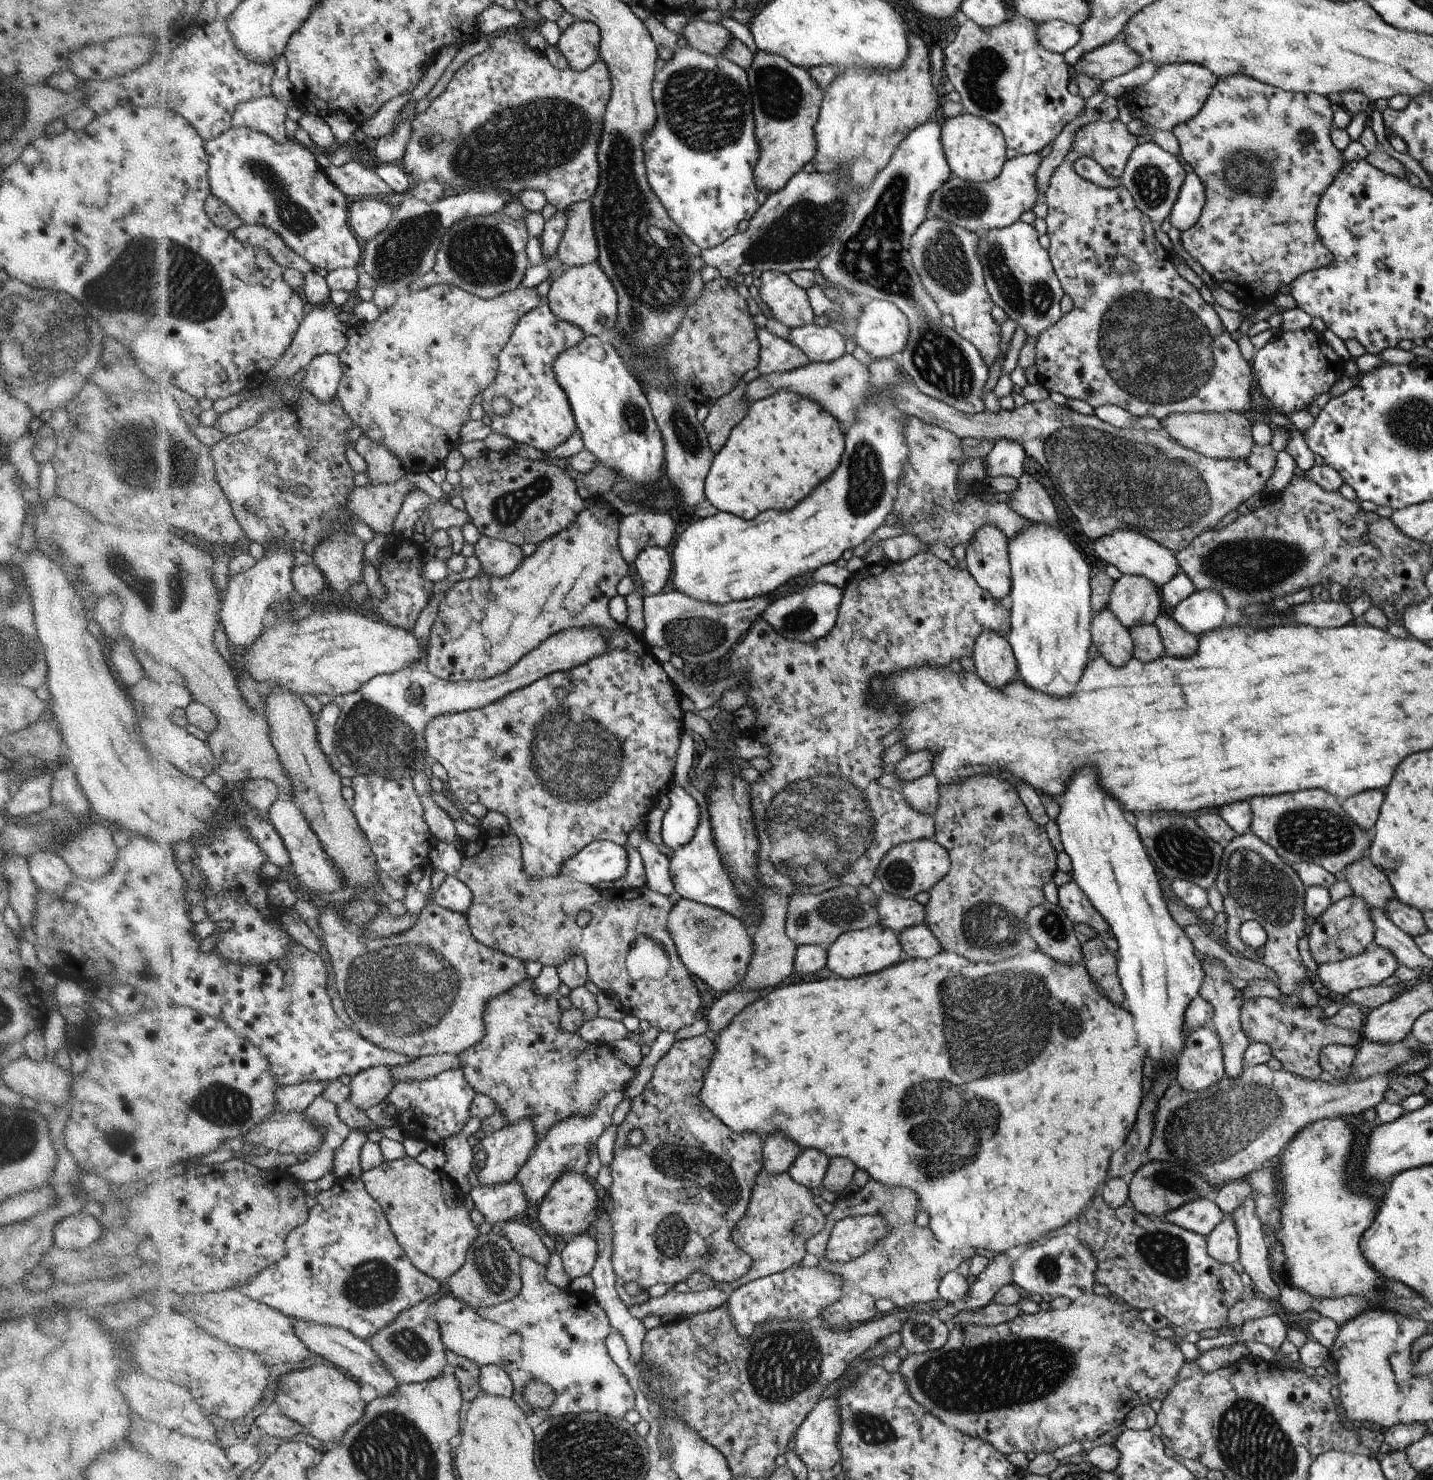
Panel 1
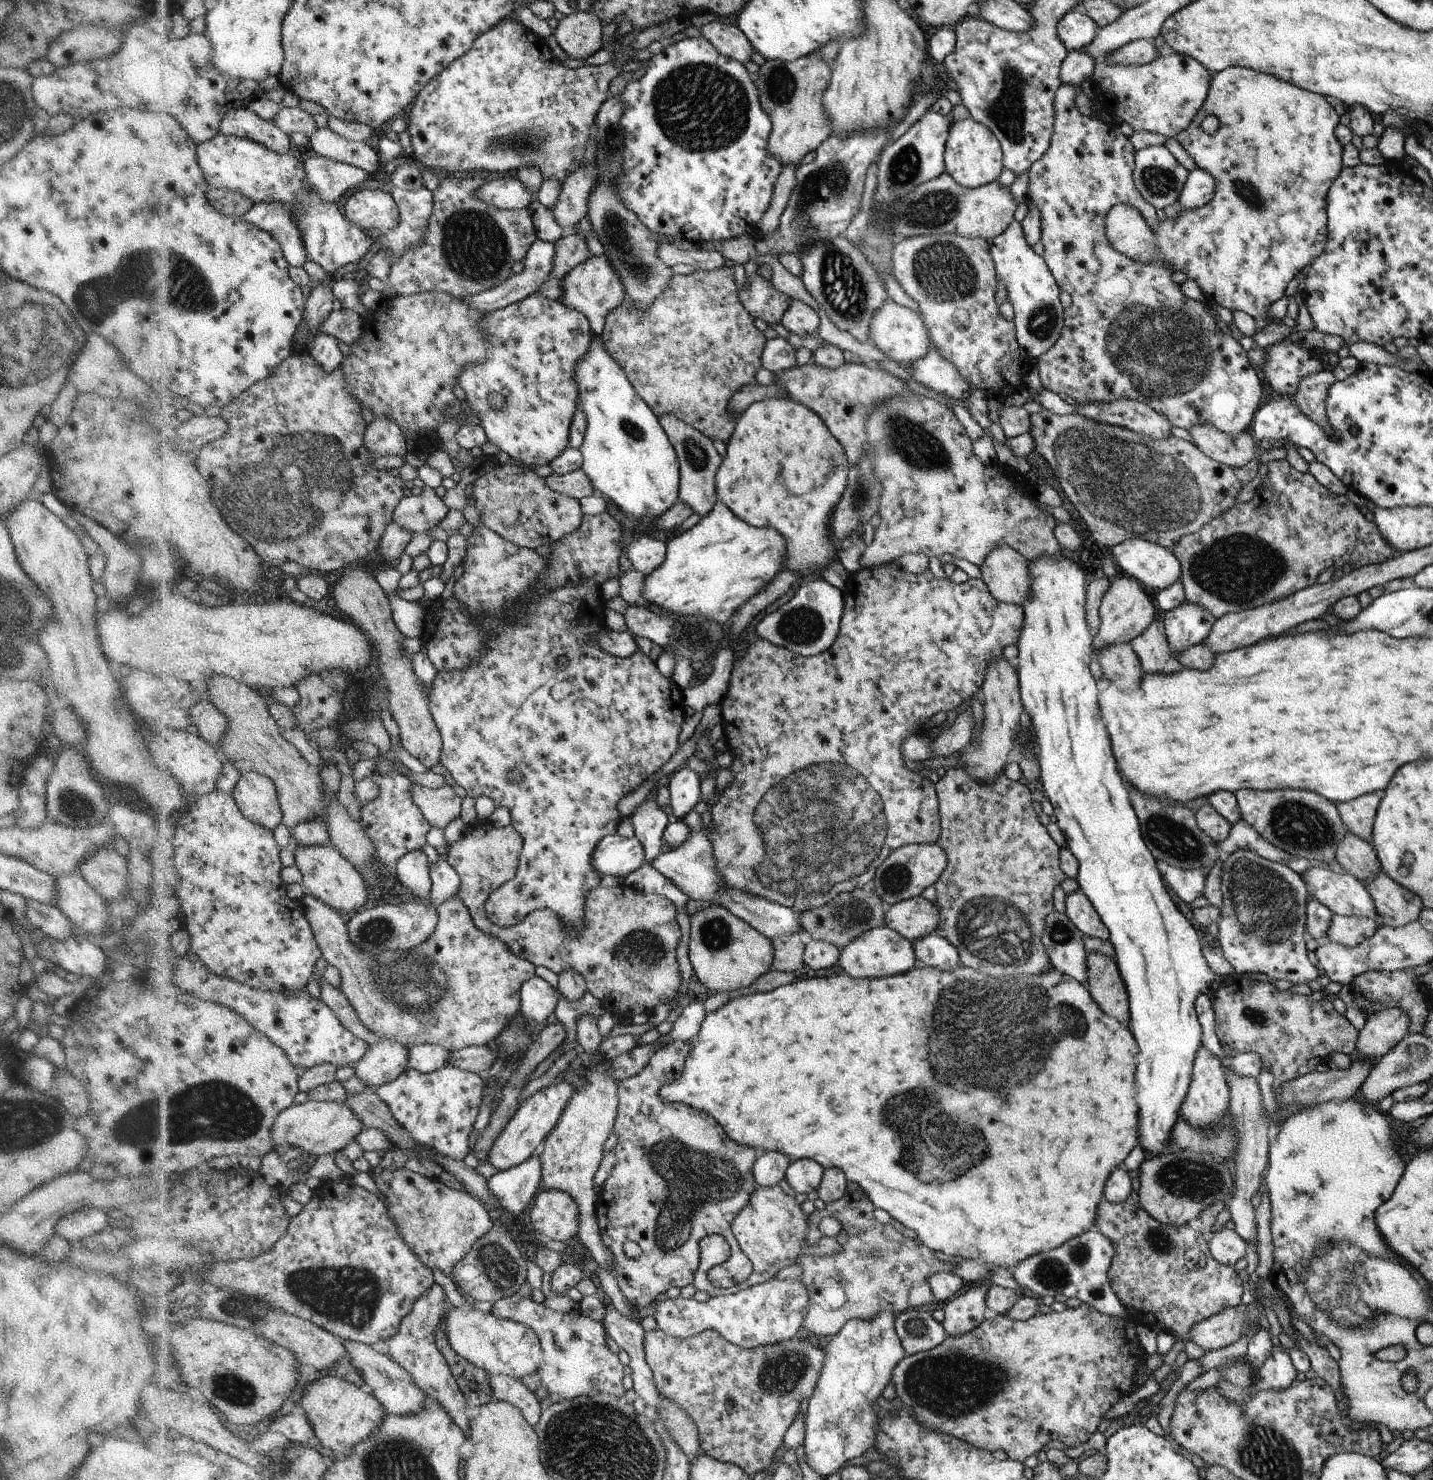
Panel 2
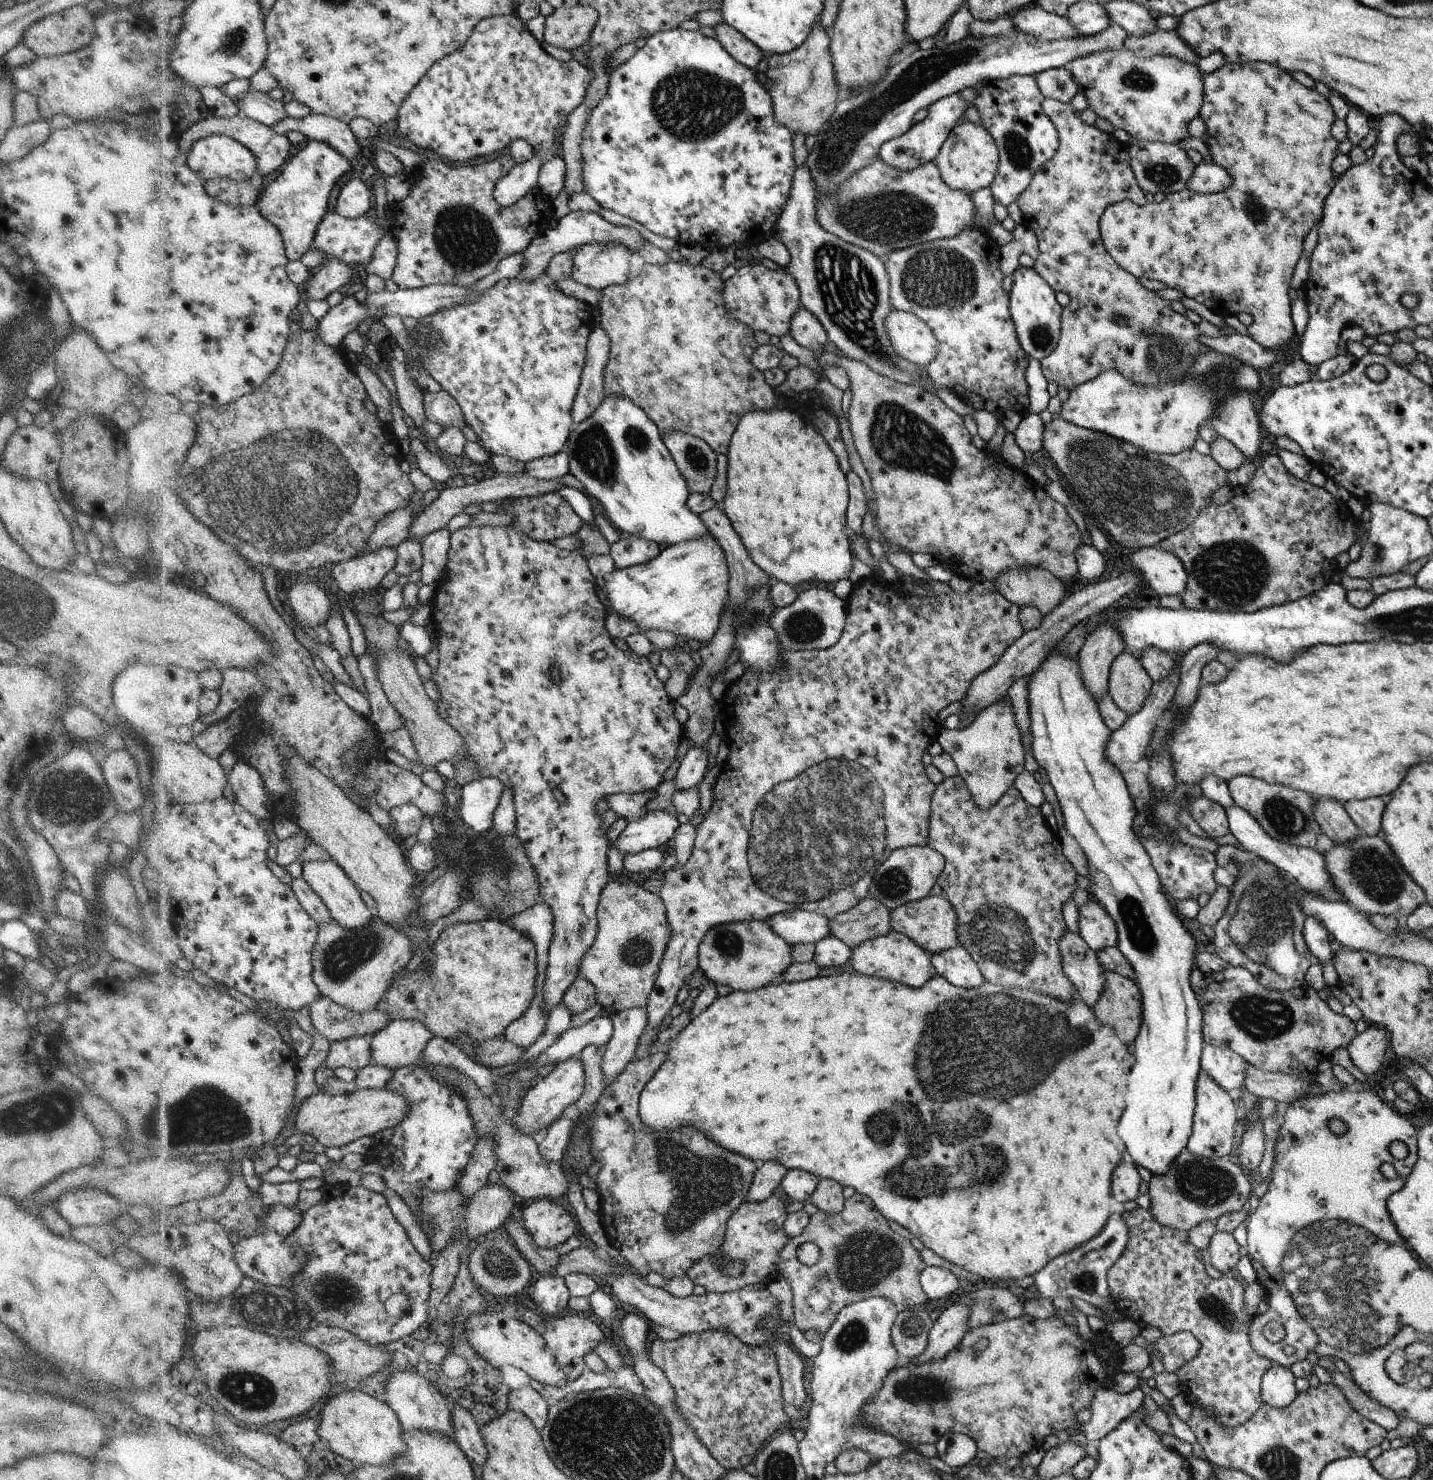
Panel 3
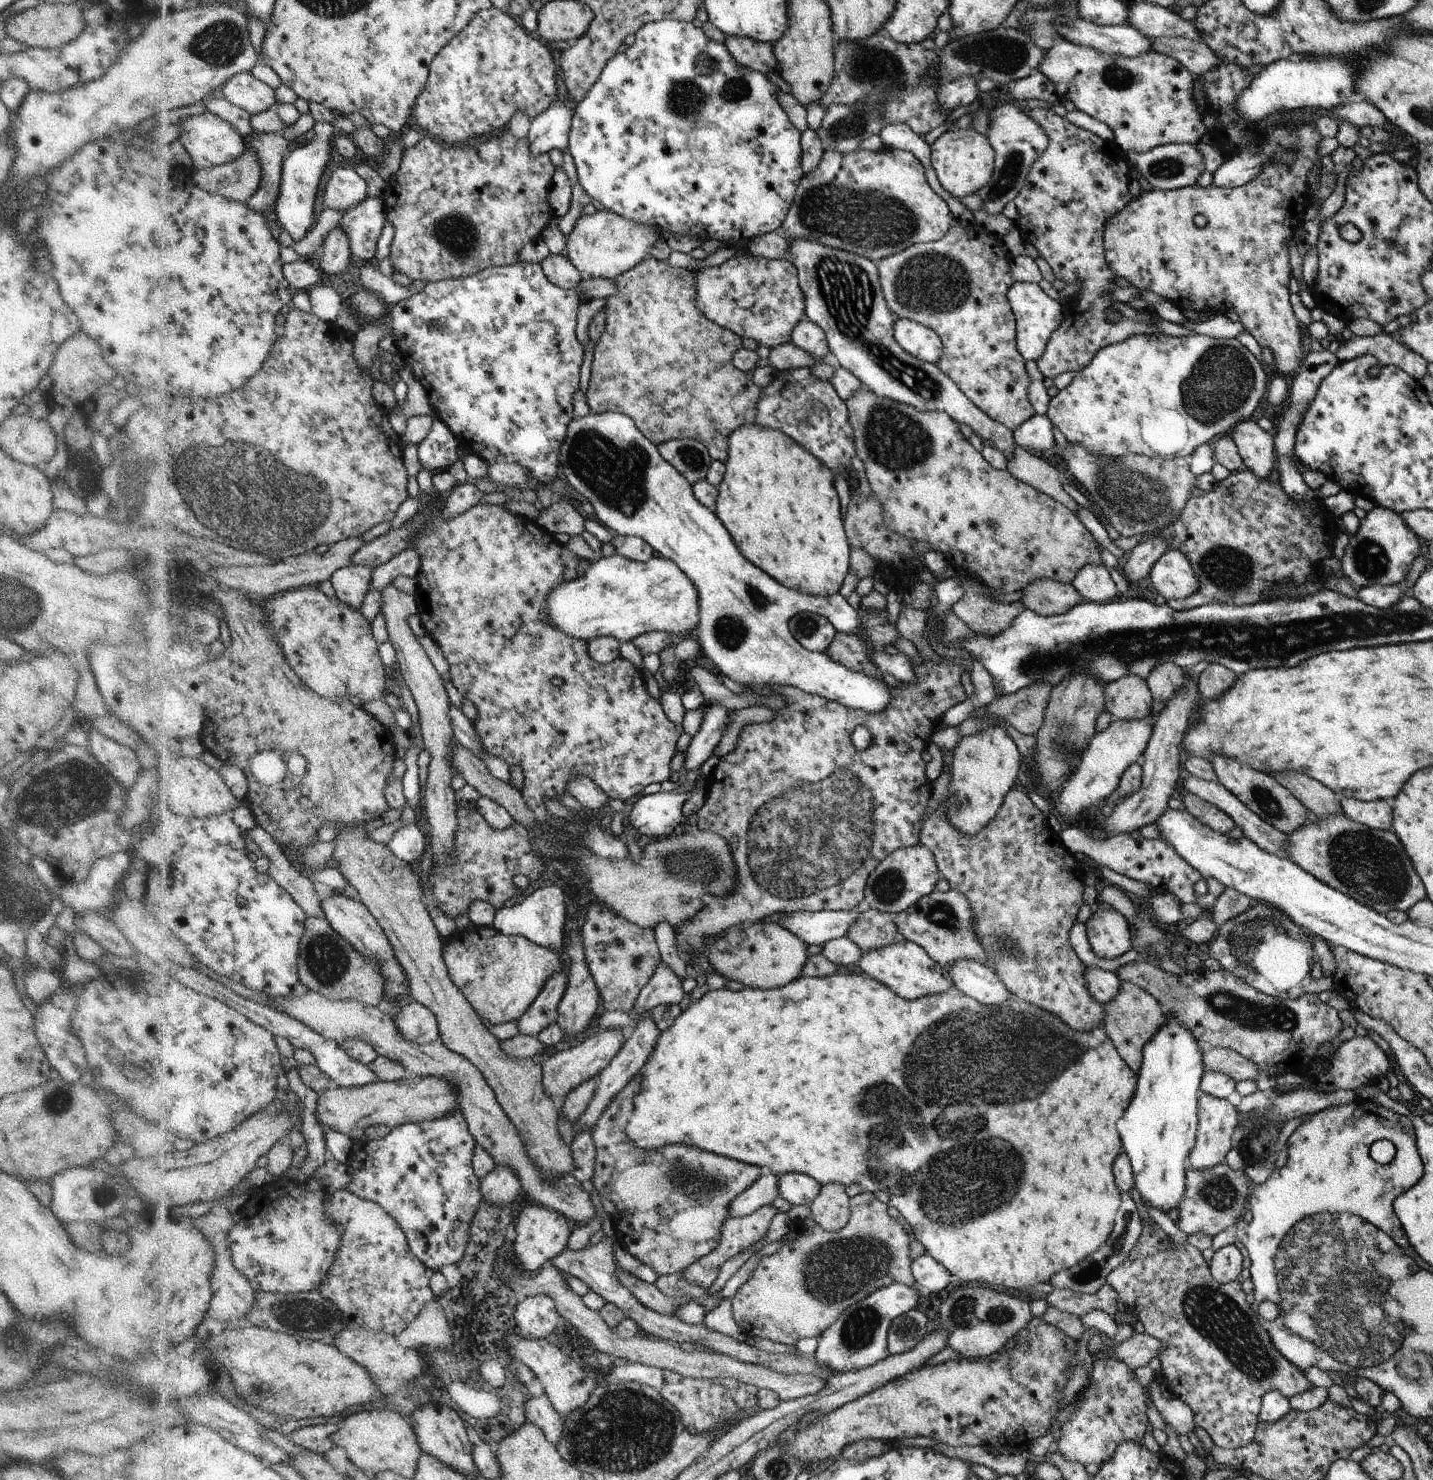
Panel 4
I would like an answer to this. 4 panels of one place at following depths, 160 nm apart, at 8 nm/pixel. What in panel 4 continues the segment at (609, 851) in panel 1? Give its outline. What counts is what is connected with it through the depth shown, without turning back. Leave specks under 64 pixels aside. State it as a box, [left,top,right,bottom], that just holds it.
[626,790,690,840]

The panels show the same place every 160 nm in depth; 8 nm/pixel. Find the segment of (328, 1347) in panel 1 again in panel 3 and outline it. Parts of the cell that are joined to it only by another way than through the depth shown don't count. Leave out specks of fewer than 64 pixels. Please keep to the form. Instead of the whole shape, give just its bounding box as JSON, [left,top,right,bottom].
[384,1370,455,1440]

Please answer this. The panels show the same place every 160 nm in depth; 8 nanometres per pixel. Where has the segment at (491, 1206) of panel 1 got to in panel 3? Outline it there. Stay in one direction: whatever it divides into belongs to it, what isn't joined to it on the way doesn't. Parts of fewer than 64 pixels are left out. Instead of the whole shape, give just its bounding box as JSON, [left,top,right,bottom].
[538,1118,576,1162]

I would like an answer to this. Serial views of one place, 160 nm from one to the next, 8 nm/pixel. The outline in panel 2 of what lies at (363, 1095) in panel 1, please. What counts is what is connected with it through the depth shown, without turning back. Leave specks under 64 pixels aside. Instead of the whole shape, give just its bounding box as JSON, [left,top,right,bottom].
[356,1039,408,1090]

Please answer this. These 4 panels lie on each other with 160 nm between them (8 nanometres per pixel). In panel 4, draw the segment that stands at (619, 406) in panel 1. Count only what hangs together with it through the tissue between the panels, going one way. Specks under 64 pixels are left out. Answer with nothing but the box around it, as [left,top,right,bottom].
[560,412,890,714]

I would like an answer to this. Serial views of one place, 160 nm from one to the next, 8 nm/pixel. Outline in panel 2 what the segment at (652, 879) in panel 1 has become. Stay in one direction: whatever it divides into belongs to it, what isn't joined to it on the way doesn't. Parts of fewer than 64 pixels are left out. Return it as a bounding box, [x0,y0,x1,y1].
[630,788,672,865]

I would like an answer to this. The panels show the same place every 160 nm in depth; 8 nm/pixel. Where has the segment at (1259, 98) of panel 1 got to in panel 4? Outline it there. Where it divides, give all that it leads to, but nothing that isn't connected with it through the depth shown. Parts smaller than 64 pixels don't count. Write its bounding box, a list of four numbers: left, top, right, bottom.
[1105,63,1322,377]

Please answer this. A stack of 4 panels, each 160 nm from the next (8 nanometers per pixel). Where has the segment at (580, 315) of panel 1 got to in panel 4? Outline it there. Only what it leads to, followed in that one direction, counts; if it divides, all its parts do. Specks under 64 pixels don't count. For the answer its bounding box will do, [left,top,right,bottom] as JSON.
[566,205,666,280]

